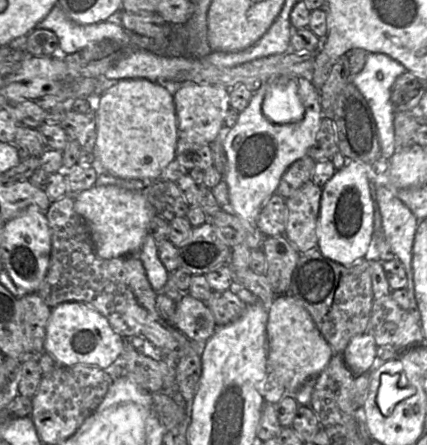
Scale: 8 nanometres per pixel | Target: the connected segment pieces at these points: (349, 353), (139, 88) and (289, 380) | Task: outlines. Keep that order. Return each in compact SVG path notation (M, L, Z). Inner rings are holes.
M368 334L355 336L341 354L353 374L370 373L377 364L377 345Z
M145 78L121 79L96 99L97 137L93 154L107 173L122 179L154 181L175 159L178 124L173 95L164 84Z
M288 294L276 296L268 306L268 370L276 375L286 394L293 395L309 376L318 375L333 355L332 348L322 337L308 312Z

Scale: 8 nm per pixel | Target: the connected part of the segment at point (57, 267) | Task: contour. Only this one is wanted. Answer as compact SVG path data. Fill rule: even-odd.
M64 195L60 199L52 201L45 212L45 216L50 229L51 254L47 274L36 293L50 308L53 308L63 302L83 302L92 307L93 309L97 310L100 314L102 314L108 320L113 331L119 334L121 337L142 337L145 340L151 342L155 347L157 347L160 350L160 352L162 352L163 357L175 357L175 360L178 362L178 360L182 356L186 355L189 351L193 351L193 342L191 342L177 328L175 328L172 325L168 325L158 314L155 304L156 292L152 289L151 285L149 284L145 270L139 257L135 254L116 257L112 259L102 259L96 254L88 225L84 221L84 219L80 215L78 215L74 210L74 195Z

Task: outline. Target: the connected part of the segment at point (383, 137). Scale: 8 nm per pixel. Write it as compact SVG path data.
M368 53L366 63L361 72L352 77L353 83L365 97L378 129L379 142L381 147L381 158L390 160L396 151L396 140L394 132L395 110L391 102L391 86L395 80L405 73L406 68L398 61L381 53Z

